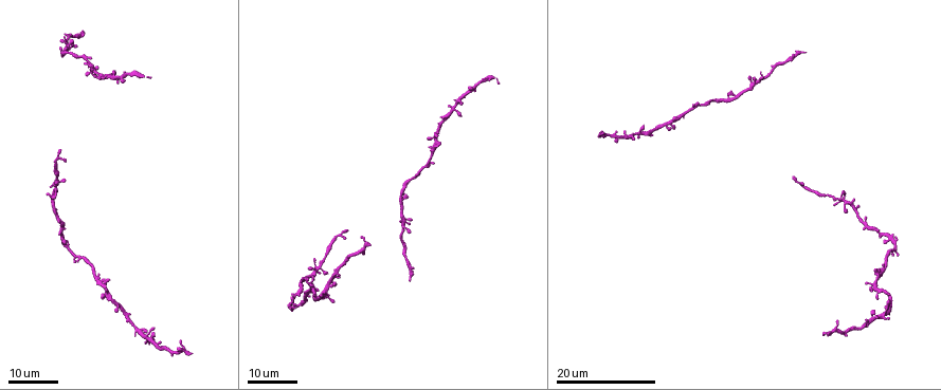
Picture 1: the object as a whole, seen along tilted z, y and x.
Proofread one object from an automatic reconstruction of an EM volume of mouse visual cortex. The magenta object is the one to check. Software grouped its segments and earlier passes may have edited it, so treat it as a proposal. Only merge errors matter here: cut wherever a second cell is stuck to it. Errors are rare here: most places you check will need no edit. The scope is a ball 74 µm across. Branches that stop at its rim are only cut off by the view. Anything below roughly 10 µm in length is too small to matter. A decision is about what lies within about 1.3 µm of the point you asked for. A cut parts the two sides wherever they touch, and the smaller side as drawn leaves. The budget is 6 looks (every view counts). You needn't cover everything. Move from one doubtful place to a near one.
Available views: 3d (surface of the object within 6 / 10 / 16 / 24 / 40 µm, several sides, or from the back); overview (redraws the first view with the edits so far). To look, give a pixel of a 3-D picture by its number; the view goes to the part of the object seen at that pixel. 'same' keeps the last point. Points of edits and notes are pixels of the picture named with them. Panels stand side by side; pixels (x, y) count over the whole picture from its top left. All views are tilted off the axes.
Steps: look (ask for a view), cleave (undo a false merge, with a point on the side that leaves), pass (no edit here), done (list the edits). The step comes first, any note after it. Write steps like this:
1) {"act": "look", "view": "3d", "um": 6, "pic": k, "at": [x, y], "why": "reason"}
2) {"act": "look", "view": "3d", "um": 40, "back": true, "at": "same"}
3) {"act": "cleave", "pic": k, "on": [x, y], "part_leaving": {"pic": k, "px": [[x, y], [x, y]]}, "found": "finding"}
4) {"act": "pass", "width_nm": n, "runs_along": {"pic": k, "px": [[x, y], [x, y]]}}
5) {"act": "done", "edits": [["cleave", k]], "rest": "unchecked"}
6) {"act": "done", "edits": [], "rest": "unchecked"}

{"act": "look", "view": "3d", "um": 24, "pic": 1, "at": [399, 214]}

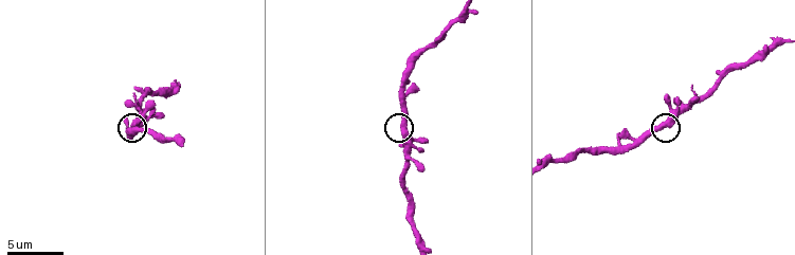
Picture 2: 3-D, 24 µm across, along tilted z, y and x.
{"act": "look", "view": "3d", "um": 6, "pic": 2, "at": [668, 124], "why": "closer look"}

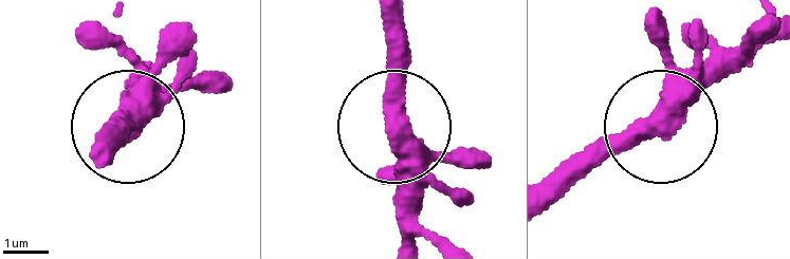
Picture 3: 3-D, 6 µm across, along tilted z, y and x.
{"act": "pass", "found": "all the same cell"}

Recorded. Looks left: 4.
{"act": "look", "view": "3d", "um": 16, "pic": 1, "at": [54, 169]}

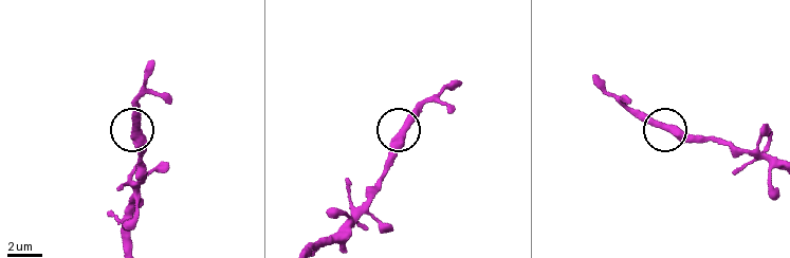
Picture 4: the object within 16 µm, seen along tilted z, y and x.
{"act": "look", "view": "3d", "um": 6, "pic": 4, "at": [133, 127]}

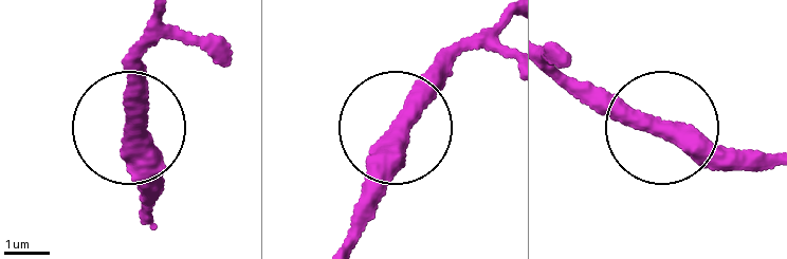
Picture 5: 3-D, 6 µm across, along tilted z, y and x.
{"act": "pass", "side_arm_um": 72, "runs_along": {"pic": 5, "px": [[135, 127], [124, 92], [149, 25]]}, "found": "continuous, no second cell"}

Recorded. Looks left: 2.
{"act": "look", "view": "3d", "um": 24, "pic": 1, "at": [319, 265], "why": "thick turns thin"}

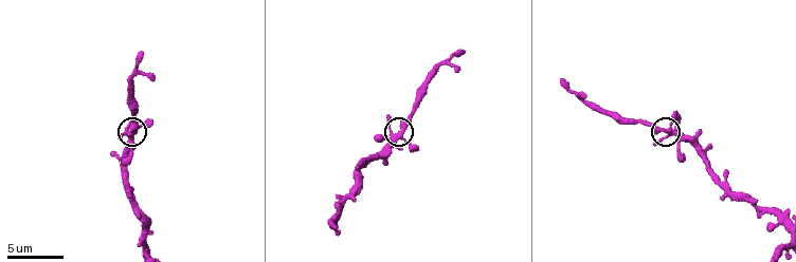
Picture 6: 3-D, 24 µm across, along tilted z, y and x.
{"act": "look", "view": "3d", "um": 6, "pic": 6, "at": [660, 128]}

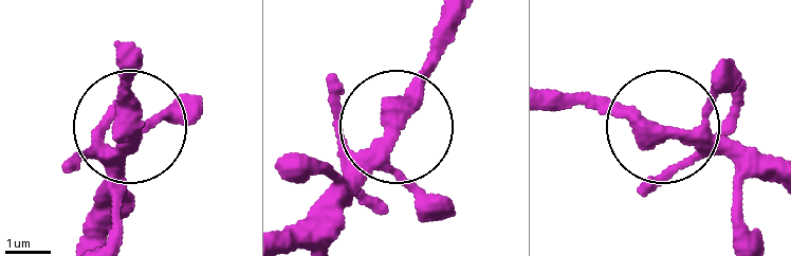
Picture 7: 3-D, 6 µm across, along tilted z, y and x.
{"act": "pass", "width_nm": 320, "runs_along": {"pic": 7, "px": [[125, 50], [140, 105], [94, 192]]}, "found": "all the same cell"}

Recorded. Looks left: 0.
{"act": "done", "edits": [], "rest": "unchecked"}

